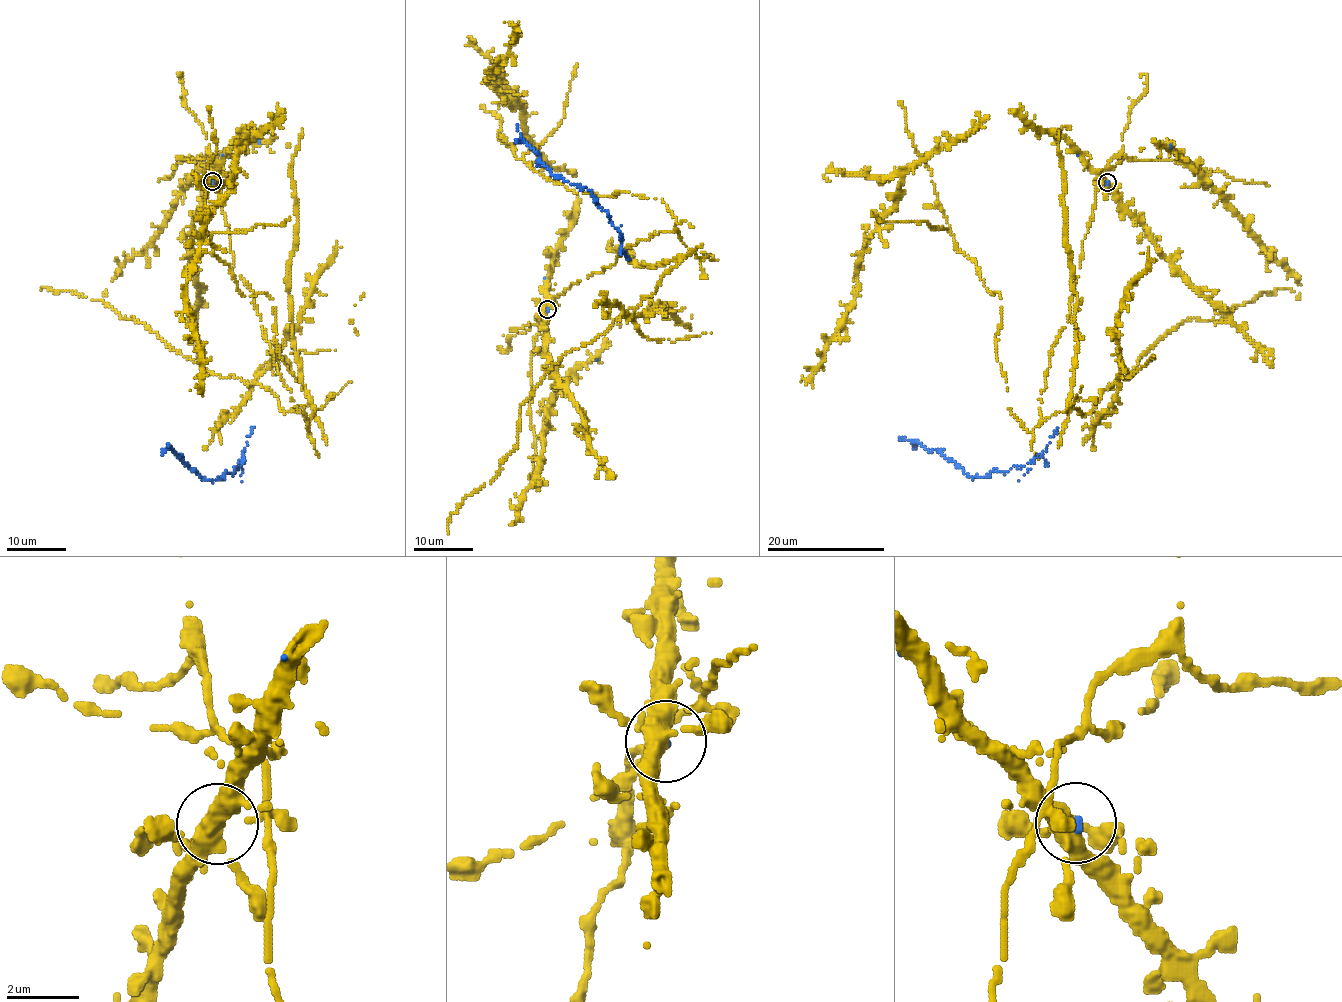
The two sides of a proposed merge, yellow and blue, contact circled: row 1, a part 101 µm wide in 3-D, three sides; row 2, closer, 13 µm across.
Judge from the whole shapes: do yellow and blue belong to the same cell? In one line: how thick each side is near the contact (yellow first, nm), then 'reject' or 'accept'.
calibres 360 and 140 nm; accept

